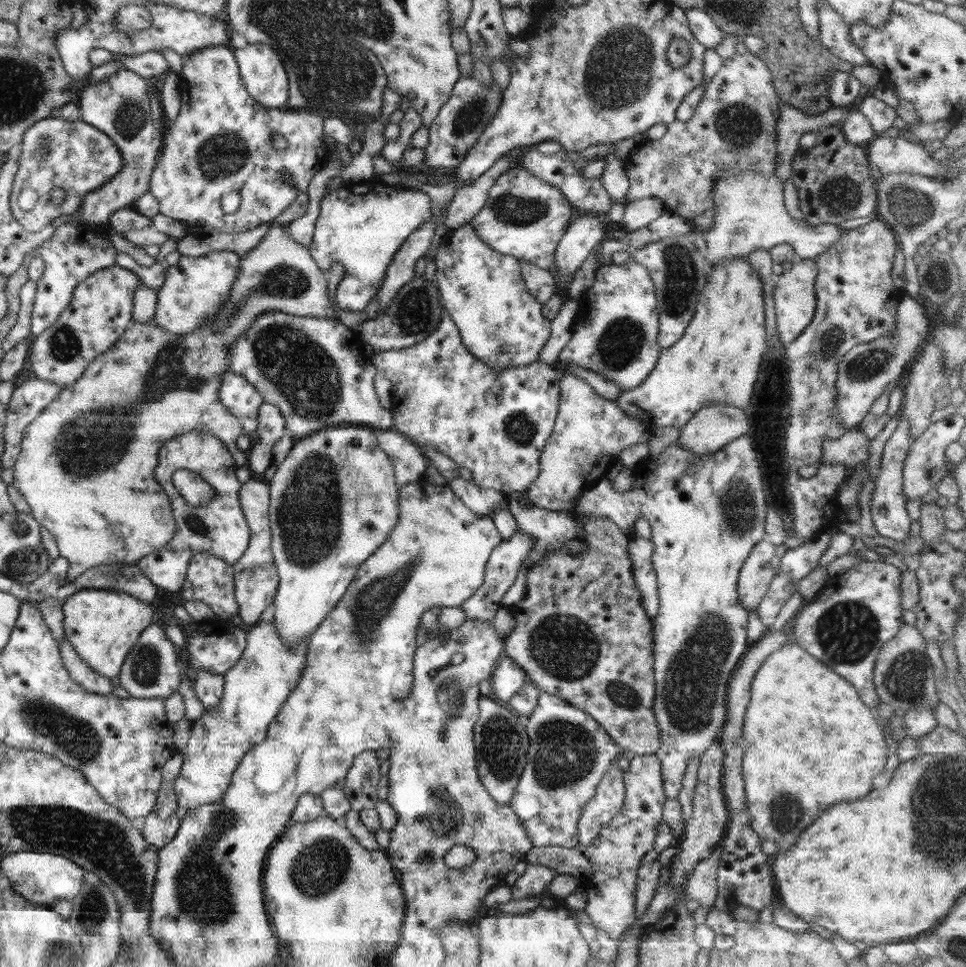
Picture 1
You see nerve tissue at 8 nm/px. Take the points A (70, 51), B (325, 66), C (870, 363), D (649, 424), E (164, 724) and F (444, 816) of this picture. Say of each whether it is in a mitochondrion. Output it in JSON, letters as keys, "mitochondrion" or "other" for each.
{"A":"other","B":"mitochondrion","C":"mitochondrion","D":"other","E":"other","F":"mitochondrion"}

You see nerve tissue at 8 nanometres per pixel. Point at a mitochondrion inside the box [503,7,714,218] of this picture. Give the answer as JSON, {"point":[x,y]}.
{"point":[616,76]}

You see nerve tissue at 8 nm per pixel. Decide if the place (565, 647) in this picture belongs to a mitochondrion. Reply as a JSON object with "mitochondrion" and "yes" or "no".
{"mitochondrion":"yes"}

